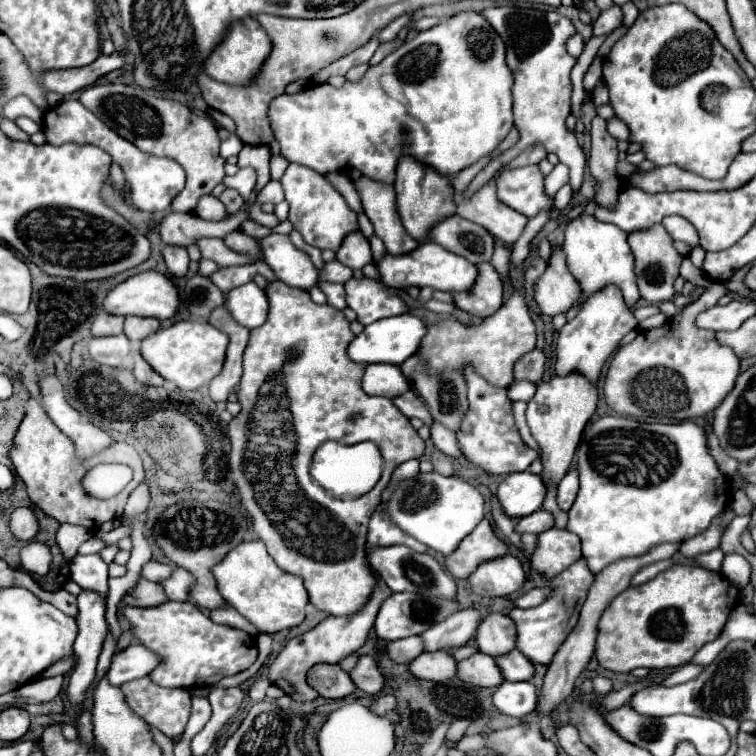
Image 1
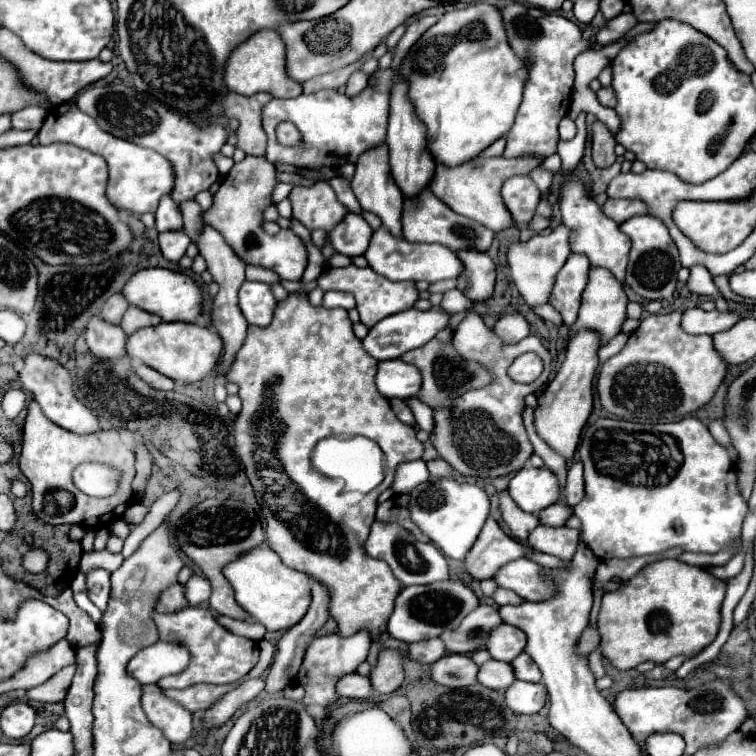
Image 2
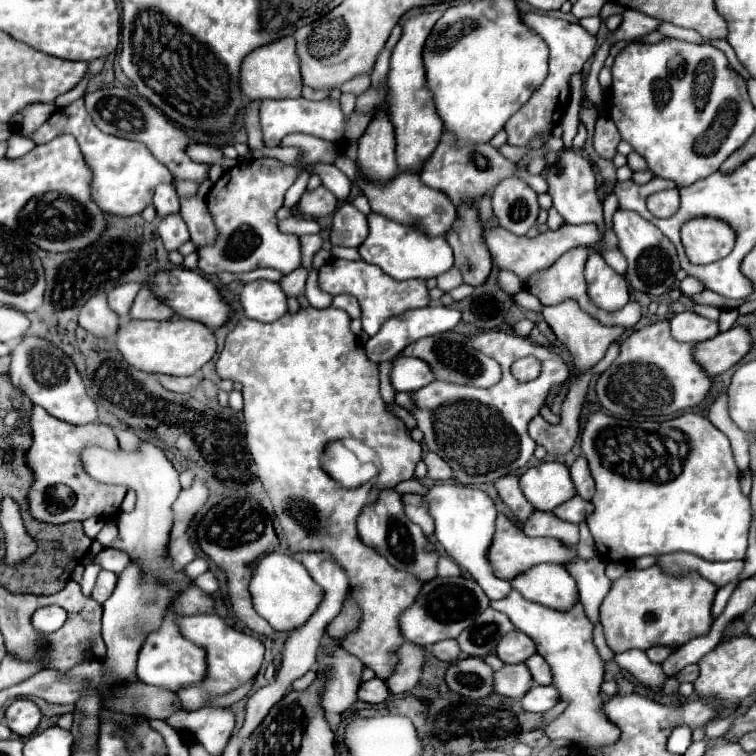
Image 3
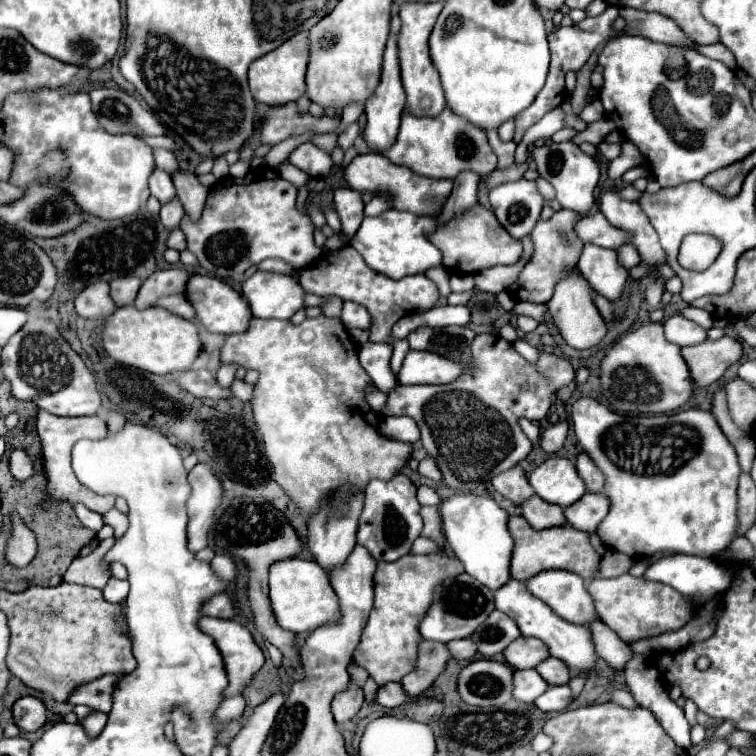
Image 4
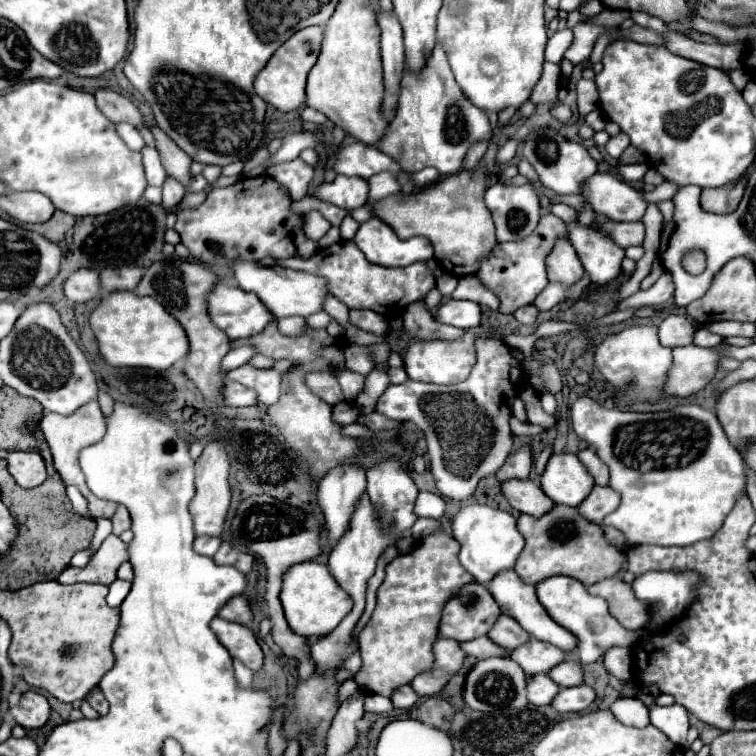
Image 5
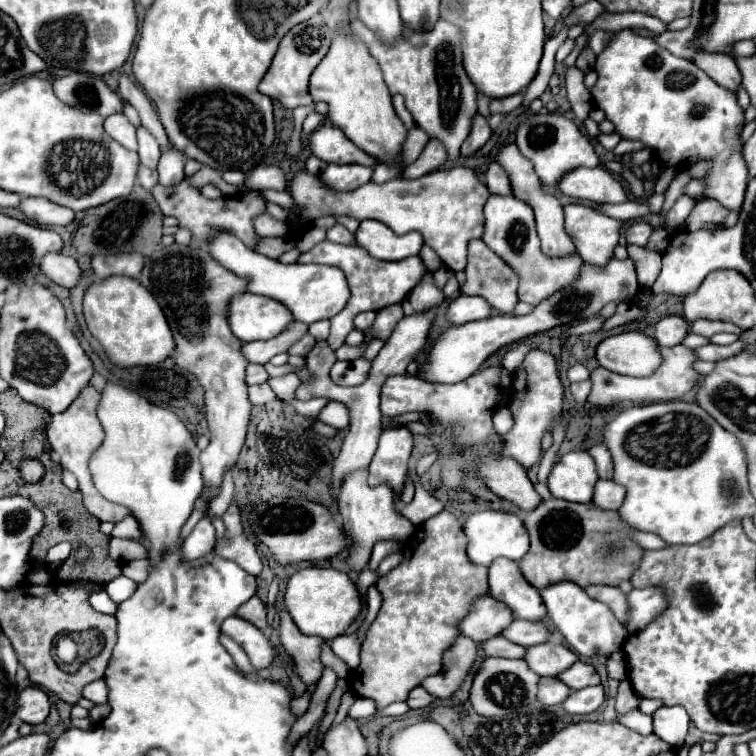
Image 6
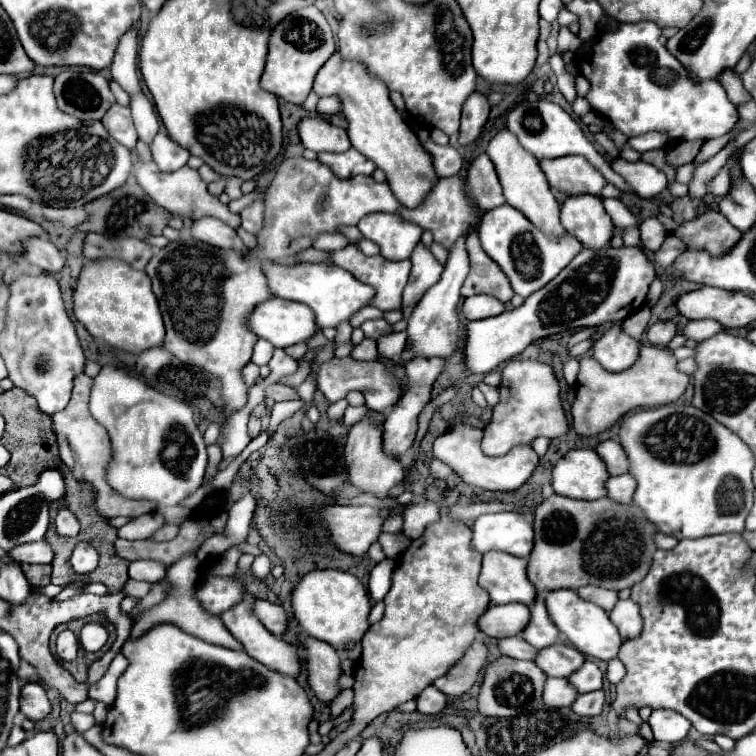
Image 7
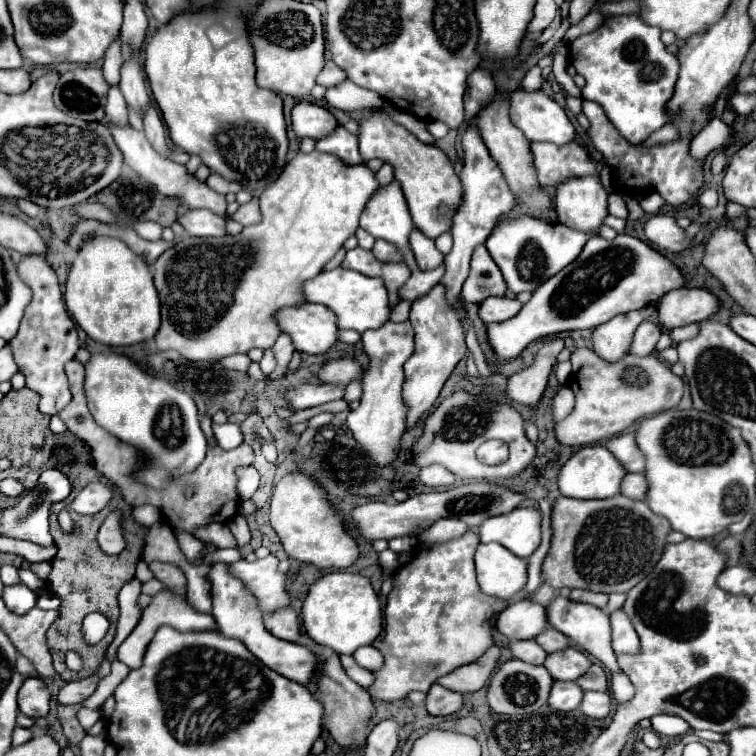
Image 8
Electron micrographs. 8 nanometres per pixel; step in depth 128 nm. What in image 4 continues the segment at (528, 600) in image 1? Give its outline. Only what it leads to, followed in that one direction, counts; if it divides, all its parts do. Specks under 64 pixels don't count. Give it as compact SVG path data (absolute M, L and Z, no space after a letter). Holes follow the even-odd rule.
M456 492L440 502L440 516L444 538L454 556L464 564L464 570L490 590L502 588L510 578L510 552L514 546L506 526L508 514L492 498Z

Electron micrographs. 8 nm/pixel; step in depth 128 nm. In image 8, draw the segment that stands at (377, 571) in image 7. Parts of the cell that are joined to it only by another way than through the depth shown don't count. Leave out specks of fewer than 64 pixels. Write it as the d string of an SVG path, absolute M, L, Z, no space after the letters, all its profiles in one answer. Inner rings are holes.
M384 550L384 552L380 552L378 562L380 562L384 574L394 574L394 570L396 570L398 564L400 564L398 554L392 554L392 550Z

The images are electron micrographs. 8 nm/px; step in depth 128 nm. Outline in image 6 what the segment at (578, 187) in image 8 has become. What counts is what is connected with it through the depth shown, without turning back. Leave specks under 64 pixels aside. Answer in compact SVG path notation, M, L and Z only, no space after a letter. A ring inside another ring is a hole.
M582 204L564 206L564 218L566 232L586 264L606 266L614 258L622 222Z

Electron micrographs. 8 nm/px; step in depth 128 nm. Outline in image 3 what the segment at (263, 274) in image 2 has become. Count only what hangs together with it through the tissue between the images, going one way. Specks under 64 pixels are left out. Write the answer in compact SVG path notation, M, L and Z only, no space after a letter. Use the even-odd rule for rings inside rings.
M298 268L294 270L292 274L284 276L278 284L282 286L282 290L288 294L288 296L300 296L304 294L304 284L306 284L306 270L304 268Z

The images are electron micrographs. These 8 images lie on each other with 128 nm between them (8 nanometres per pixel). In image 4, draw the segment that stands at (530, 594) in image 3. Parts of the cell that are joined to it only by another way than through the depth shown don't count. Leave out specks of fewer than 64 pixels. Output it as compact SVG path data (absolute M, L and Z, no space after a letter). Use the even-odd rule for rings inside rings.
M542 570L526 580L530 594L546 602L560 618L588 626L596 618L584 580L568 570Z

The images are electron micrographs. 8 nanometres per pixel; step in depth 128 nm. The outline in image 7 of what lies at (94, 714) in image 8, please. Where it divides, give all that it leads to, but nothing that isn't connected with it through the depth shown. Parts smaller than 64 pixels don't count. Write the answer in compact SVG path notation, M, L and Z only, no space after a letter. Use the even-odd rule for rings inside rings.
M74 712L74 714L72 714L72 726L74 726L80 734L86 732L86 730L90 730L94 724L96 724L96 720L94 720L92 714L80 714L80 712Z

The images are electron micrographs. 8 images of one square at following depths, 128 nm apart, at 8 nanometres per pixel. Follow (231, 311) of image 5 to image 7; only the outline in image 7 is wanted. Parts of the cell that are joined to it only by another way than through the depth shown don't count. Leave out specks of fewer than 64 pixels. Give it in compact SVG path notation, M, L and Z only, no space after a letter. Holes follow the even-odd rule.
M270 298L254 306L248 314L248 328L276 348L286 348L296 342L308 342L318 326L308 306L292 300Z

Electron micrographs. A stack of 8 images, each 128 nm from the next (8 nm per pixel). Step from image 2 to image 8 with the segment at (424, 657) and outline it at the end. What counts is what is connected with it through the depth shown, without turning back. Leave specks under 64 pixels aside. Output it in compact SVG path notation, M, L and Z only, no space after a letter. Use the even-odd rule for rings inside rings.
M516 640L516 642L510 642L508 648L514 658L530 662L530 664L542 664L544 658L548 656L548 652L540 648L534 640Z

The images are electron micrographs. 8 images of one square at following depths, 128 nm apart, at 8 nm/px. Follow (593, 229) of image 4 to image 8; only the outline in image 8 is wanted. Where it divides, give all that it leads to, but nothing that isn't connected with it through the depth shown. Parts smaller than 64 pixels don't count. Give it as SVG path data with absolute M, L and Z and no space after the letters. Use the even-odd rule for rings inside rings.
M656 214L644 224L644 232L648 242L660 252L680 252L692 244L690 238L684 236L684 230L676 224L672 216Z

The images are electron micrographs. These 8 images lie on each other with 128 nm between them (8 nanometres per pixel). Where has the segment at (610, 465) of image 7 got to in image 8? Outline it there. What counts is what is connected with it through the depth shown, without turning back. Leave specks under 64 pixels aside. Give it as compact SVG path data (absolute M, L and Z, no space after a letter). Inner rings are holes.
M624 432L620 436L612 436L610 440L606 440L604 446L614 454L614 458L628 472L642 472L644 470L644 456L640 454L640 450L636 450L636 442L634 442L634 434L632 432Z

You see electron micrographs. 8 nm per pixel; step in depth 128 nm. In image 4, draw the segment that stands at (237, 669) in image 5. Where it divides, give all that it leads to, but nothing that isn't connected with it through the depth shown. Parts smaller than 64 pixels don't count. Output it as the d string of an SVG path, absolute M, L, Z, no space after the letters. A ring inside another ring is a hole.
M232 696L228 700L222 700L222 704L214 710L216 722L238 722L244 712L244 698L242 696Z

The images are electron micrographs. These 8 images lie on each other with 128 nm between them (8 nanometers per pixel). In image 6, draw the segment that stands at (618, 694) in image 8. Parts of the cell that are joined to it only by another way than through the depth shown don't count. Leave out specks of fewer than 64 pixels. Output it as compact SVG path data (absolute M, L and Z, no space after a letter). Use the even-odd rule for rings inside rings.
M614 652L608 658L608 676L614 680L624 680L628 676L628 664L626 664L626 656L622 652Z

